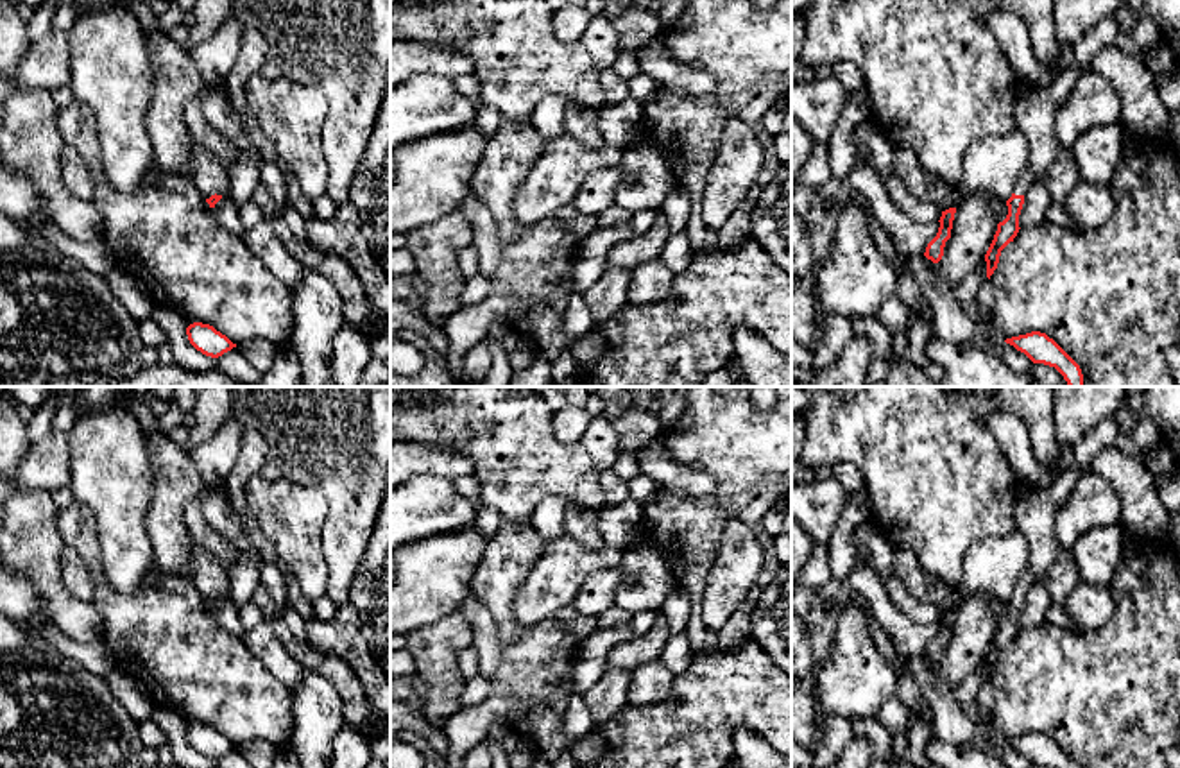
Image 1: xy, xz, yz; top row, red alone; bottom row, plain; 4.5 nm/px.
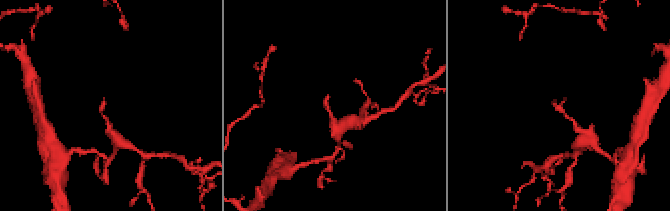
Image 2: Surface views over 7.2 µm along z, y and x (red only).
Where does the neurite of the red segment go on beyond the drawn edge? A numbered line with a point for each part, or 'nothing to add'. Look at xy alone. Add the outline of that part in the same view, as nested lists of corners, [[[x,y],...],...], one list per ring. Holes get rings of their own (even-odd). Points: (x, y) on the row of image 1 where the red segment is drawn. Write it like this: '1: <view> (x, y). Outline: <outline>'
1: xy (208, 176). Outline: [[[192,136],[192,183],[202,195],[202,199],[209,199],[211,195],[229,197],[229,179],[222,165],[215,159],[215,156],[204,149]]]

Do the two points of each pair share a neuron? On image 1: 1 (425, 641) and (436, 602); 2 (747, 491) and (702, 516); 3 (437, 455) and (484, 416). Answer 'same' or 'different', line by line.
1: different
2: same
3: different

